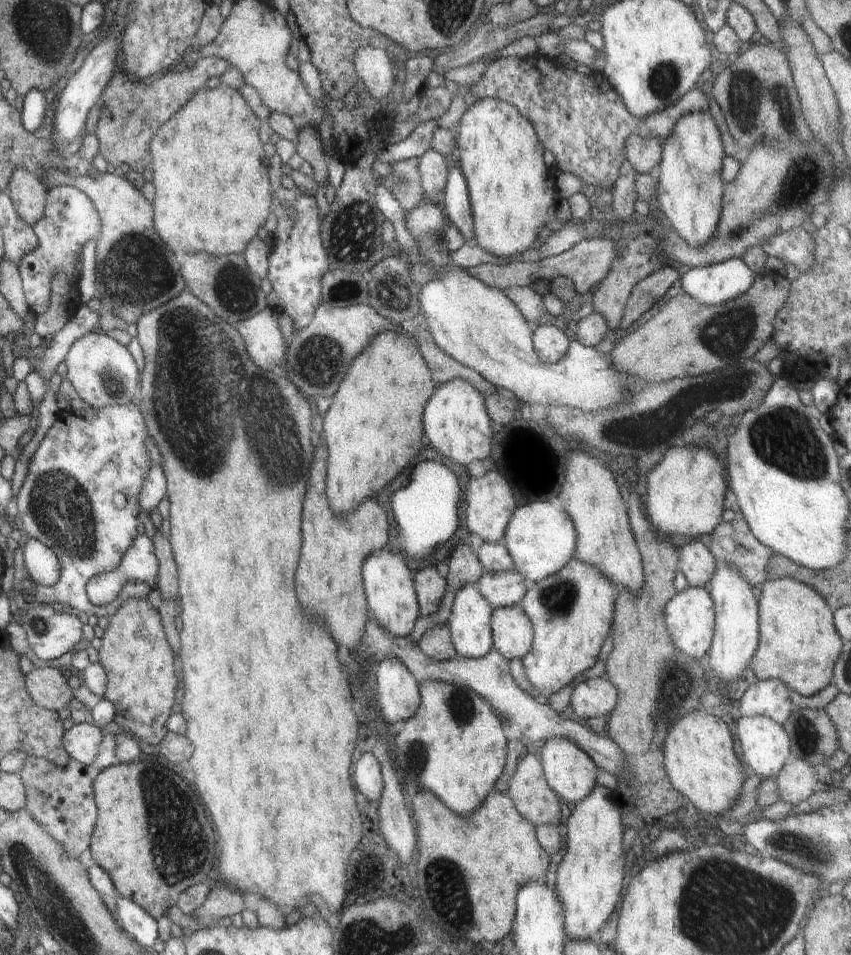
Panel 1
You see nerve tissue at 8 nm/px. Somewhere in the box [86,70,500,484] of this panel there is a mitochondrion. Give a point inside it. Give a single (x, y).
(135, 272)

